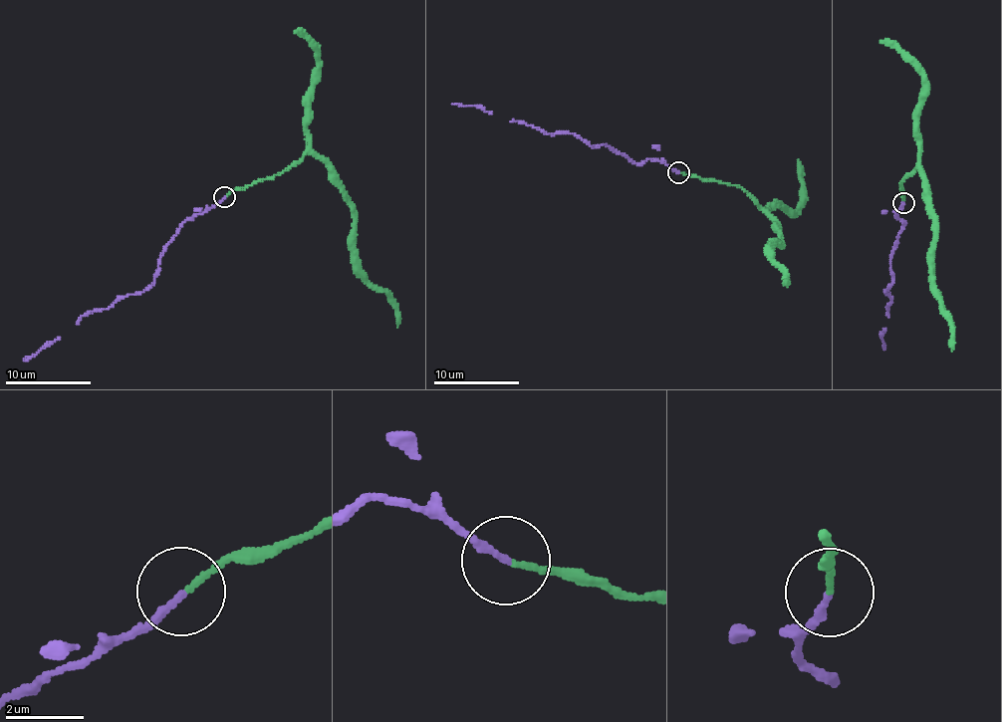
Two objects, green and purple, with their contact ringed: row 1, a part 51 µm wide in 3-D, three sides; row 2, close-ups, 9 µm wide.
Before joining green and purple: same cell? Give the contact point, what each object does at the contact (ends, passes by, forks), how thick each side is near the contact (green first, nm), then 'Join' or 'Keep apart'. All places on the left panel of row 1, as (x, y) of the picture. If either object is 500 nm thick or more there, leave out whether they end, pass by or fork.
Place: (224, 196). At the ring green ends. At the ring purple ends. Thickness 130 nm (green) against 190 nm. Join

